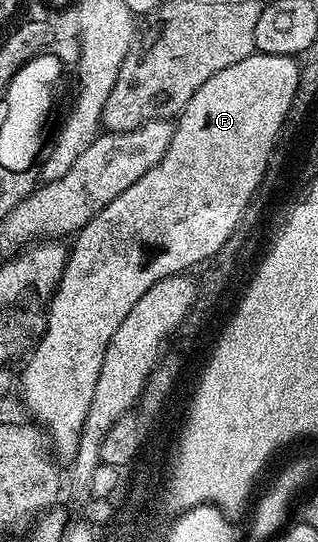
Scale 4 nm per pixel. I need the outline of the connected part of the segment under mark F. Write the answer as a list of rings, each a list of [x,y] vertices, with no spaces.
[[[255,52],[241,58],[241,62],[233,62],[233,66],[225,66],[225,70],[217,70],[217,74],[213,74],[213,78],[209,78],[209,82],[201,85],[201,90],[197,90],[197,94],[193,94],[193,98],[189,98],[189,102],[179,113],[171,145],[169,150],[165,150],[165,158],[161,158],[161,162],[157,162],[157,166],[153,166],[153,170],[149,170],[141,178],[137,178],[137,182],[133,182],[133,186],[129,186],[129,190],[121,190],[121,194],[117,194],[117,198],[113,198],[113,202],[109,202],[109,206],[105,206],[85,227],[74,233],[75,245],[73,243],[70,245],[63,277],[59,279],[59,285],[49,297],[51,309],[47,312],[47,329],[44,330],[39,345],[32,350],[31,357],[28,358],[27,365],[23,368],[23,373],[17,376],[17,392],[23,395],[23,404],[27,407],[28,414],[32,416],[28,417],[36,425],[45,429],[50,443],[51,440],[55,443],[56,453],[54,452],[54,455],[60,461],[70,462],[75,459],[79,439],[85,426],[85,418],[89,414],[89,406],[93,402],[93,390],[97,390],[101,362],[105,362],[105,350],[109,346],[109,338],[113,338],[117,326],[121,326],[121,322],[125,322],[125,314],[129,314],[129,310],[133,310],[133,306],[137,306],[137,298],[141,298],[141,294],[145,294],[145,290],[149,290],[149,286],[161,282],[161,278],[178,276],[191,270],[187,268],[197,267],[196,269],[198,269],[205,265],[211,256],[217,254],[217,250],[225,244],[226,239],[233,234],[238,223],[241,222],[242,211],[253,198],[258,183],[261,182],[266,172],[270,152],[274,149],[275,140],[286,120],[290,103],[293,102],[300,77],[300,65],[300,61],[294,56]]]

